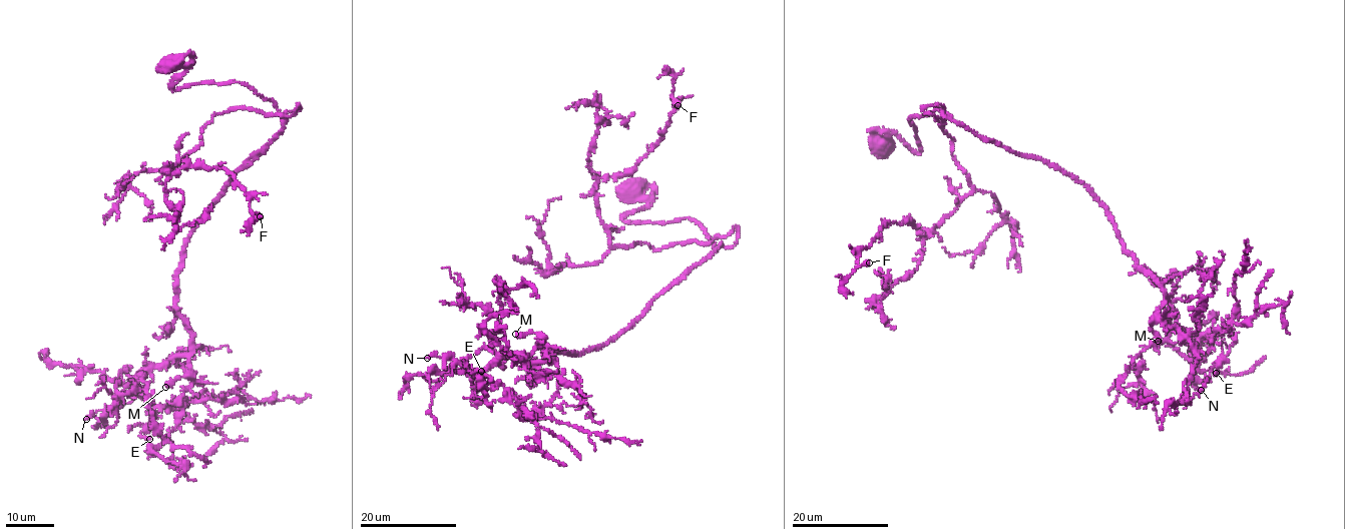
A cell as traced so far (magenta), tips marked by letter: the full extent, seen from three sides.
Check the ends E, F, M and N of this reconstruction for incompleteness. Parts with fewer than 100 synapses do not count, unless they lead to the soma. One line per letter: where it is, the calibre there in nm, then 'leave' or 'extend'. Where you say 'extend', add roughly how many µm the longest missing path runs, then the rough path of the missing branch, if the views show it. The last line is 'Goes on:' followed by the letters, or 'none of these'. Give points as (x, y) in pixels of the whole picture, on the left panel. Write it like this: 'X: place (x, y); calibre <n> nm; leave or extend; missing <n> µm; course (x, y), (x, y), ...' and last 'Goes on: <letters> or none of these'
E: place (149, 439); calibre 160 nm; leave
F: place (260, 216); calibre 650 nm; leave
M: place (165, 387); calibre 650 nm; extend; missing 50 µm; course (165, 387), (149, 406), (140, 408), (86, 378), (65, 405), (51, 402), (62, 405), (55, 414)
N: place (86, 419); calibre 170 nm; leave
Goes on: M

